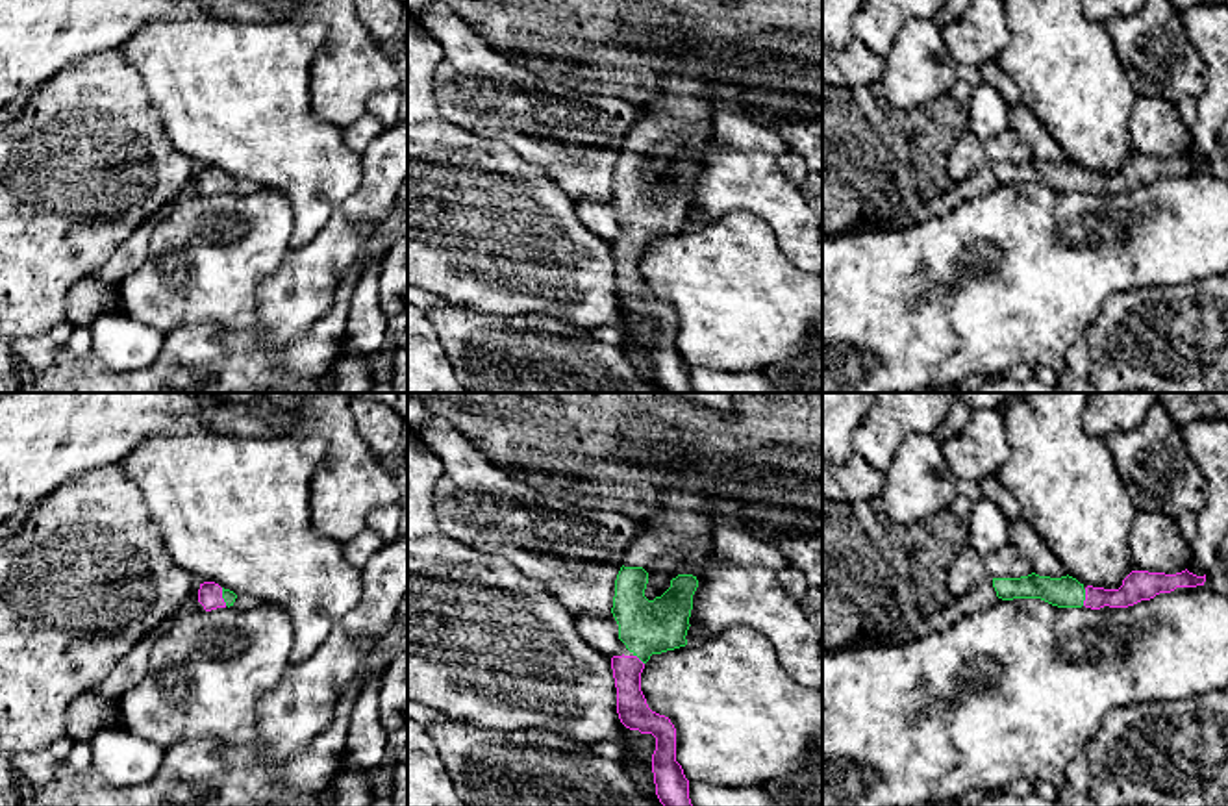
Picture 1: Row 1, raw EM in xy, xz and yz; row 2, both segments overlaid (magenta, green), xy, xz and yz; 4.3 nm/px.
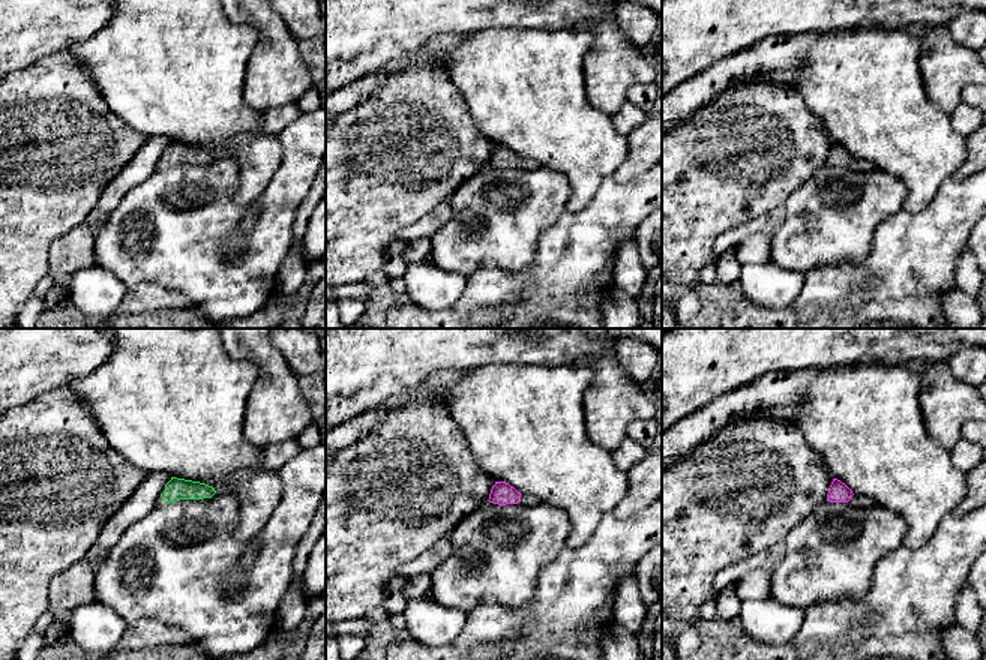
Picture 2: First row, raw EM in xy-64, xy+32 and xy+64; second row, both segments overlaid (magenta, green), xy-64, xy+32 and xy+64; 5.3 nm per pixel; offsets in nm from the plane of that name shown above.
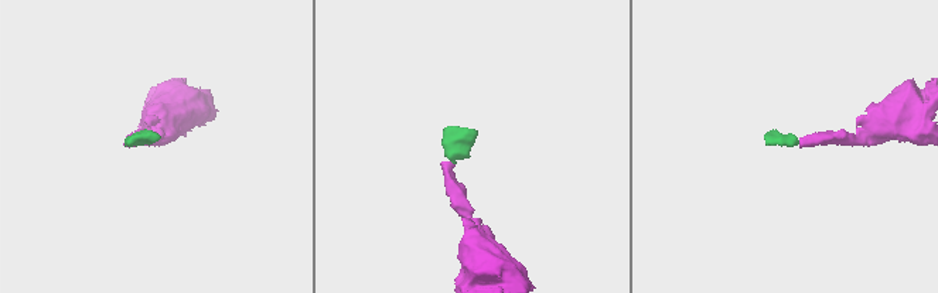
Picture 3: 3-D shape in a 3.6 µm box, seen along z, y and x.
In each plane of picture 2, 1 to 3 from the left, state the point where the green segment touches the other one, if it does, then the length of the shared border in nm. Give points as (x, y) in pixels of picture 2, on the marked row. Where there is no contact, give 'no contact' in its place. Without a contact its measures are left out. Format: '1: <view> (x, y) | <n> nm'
1: no contact
2: no contact
3: no contact

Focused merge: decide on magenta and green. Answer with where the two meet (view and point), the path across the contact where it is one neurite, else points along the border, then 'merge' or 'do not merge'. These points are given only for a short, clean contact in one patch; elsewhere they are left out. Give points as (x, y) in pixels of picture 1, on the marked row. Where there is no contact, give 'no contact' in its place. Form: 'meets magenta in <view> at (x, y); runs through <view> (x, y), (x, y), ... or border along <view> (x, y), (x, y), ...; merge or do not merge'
meets magenta in yz at (1086, 597); runs through yz (1138, 586), (1123, 597), (1086, 597), (1065, 591); merge

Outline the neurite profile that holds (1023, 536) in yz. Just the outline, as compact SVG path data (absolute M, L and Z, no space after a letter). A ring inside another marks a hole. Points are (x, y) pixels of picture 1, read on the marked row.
M1017 519L1009 523L1009 545L1028 558L1035 574L1050 578L1067 576L1061 561L1026 521Z

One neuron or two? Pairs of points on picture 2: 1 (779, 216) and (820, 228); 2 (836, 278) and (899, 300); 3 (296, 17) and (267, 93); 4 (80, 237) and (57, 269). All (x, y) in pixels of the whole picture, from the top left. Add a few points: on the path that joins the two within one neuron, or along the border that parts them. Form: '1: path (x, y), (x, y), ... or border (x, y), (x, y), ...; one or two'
1: border (785, 204), (785, 221), (770, 234); two
2: path (851, 293), (856, 297), (884, 300); one
3: border (279, 15), (299, 41); two
4: path (78, 245), (63, 261); one

